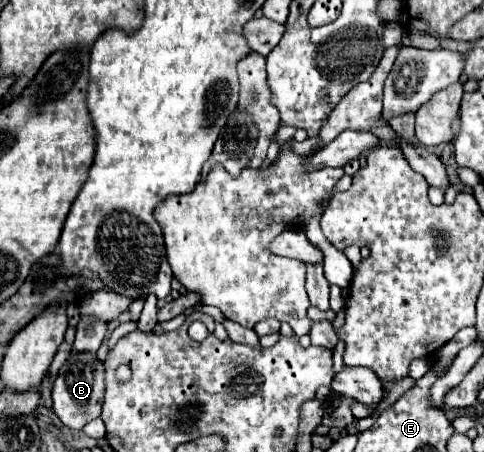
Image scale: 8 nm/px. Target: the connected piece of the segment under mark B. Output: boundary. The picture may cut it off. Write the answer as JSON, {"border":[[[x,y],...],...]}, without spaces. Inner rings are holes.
{"border":[[[73,351],[69,359],[61,365],[59,375],[53,385],[53,411],[69,429],[83,429],[89,421],[101,415],[101,405],[105,397],[105,365],[95,353]]]}

